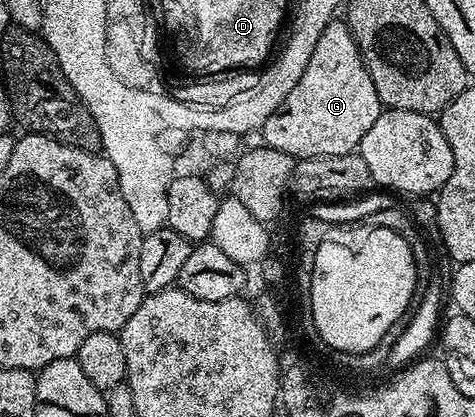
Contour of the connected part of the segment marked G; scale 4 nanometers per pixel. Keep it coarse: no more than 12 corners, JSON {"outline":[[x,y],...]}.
{"outline":[[333,20],[262,128],[294,160],[351,154],[381,112]]}

